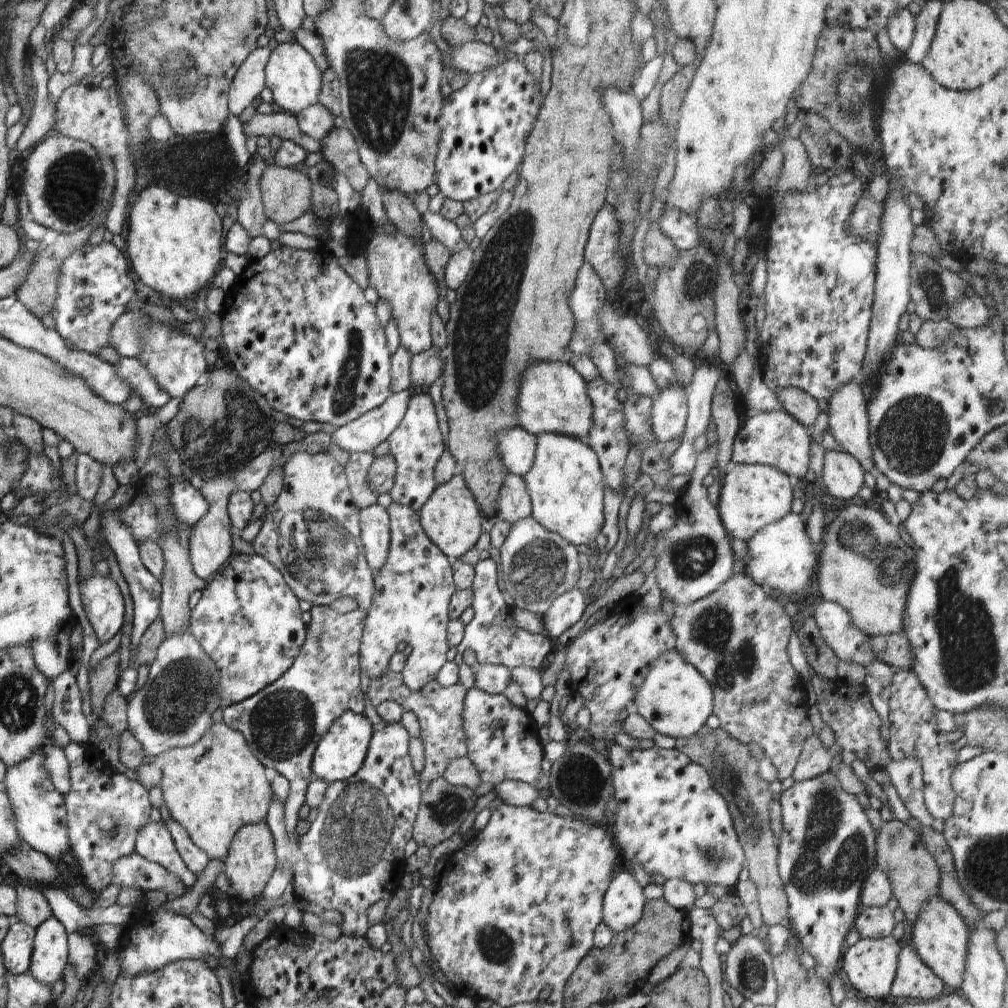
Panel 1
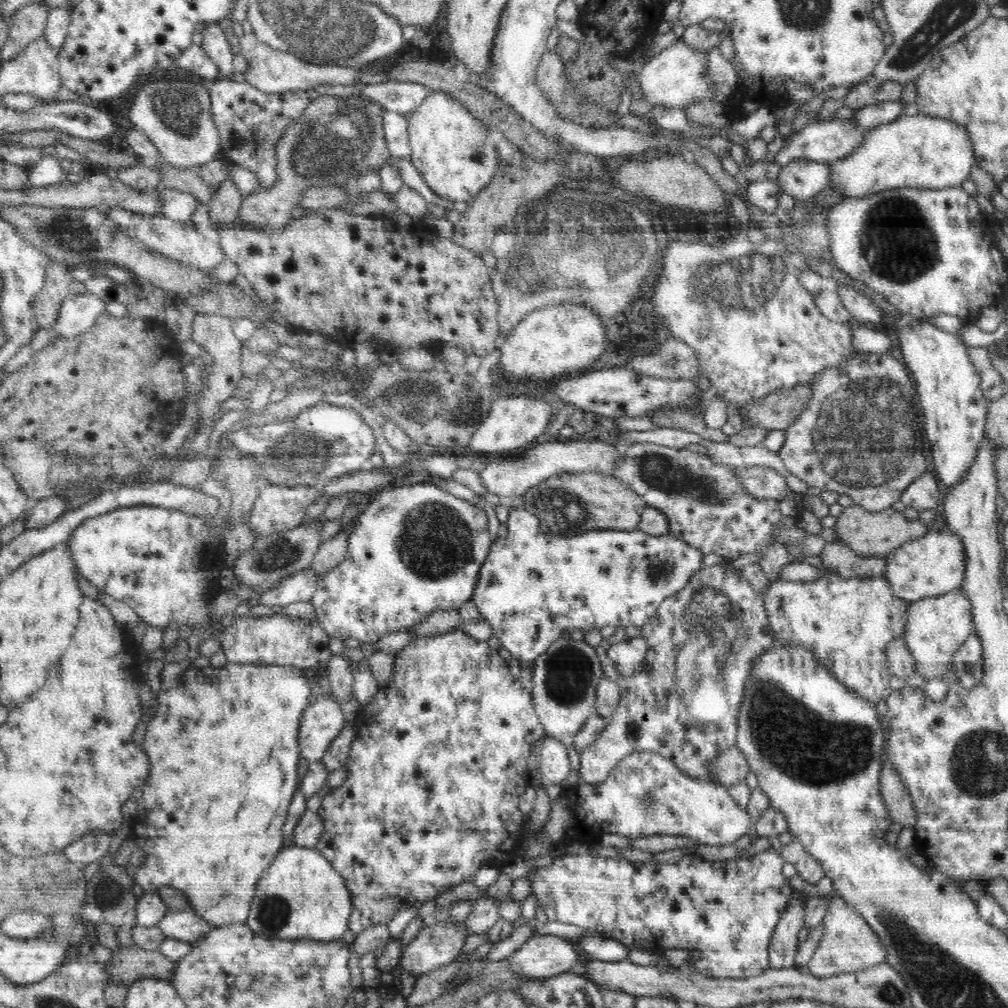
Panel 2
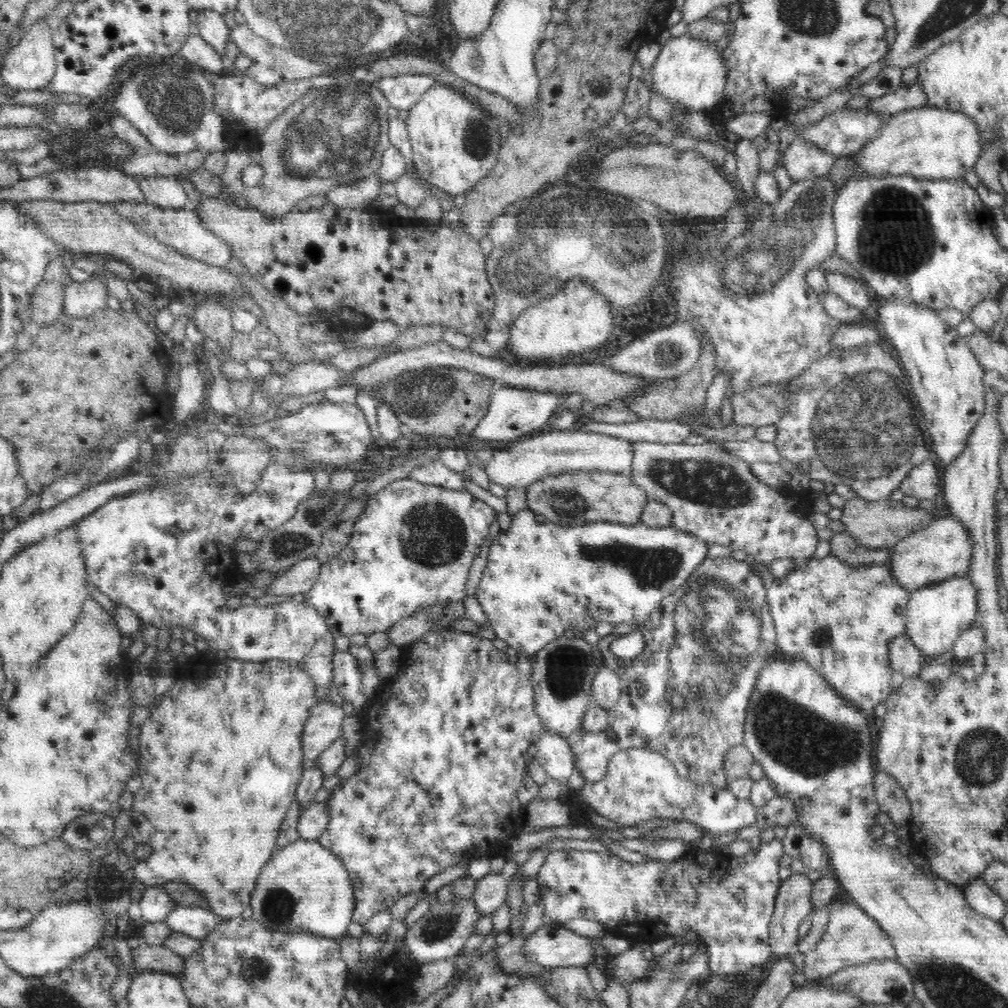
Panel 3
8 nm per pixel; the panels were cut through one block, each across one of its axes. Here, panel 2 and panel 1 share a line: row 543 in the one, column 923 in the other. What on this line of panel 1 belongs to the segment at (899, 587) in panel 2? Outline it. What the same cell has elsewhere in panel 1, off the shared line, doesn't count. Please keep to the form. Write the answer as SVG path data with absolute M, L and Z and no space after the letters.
M940 895L932 896L928 902L922 904L912 929L912 946L924 964L941 978L946 986L954 990L960 989L966 968L966 948L970 942L970 929L958 911Z

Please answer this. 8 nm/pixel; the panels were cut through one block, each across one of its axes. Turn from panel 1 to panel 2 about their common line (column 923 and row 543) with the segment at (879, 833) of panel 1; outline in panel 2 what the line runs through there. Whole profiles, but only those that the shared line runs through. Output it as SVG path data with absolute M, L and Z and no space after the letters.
M857 504L844 508L834 529L837 531L836 539L846 542L856 554L882 557L902 546L904 542L923 538L924 534L929 532L928 527L919 519L908 520L902 515L902 512L895 511L892 507L882 510L882 512L868 512Z

